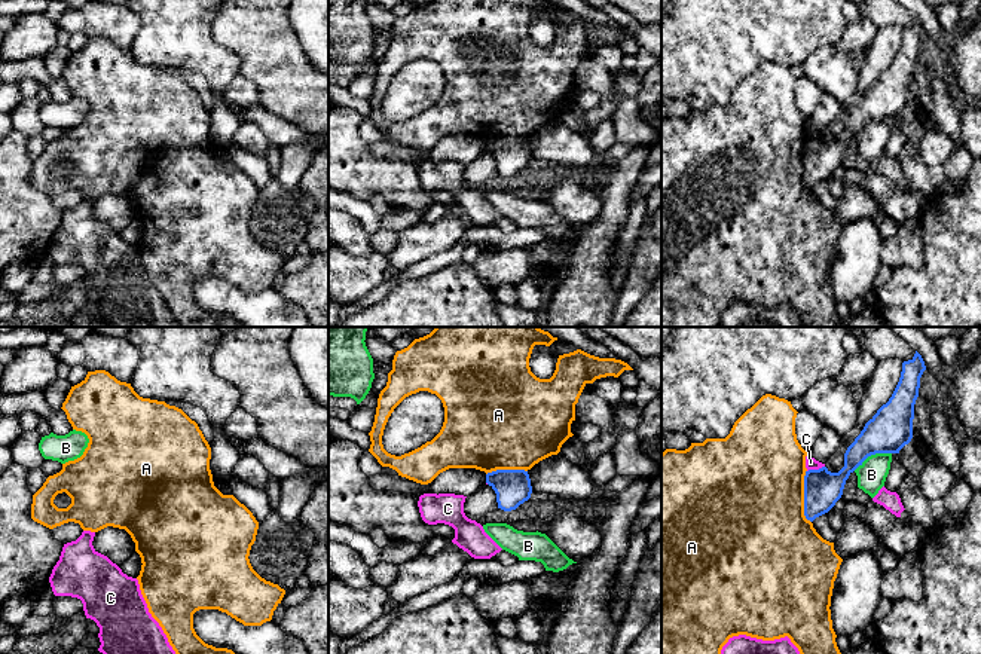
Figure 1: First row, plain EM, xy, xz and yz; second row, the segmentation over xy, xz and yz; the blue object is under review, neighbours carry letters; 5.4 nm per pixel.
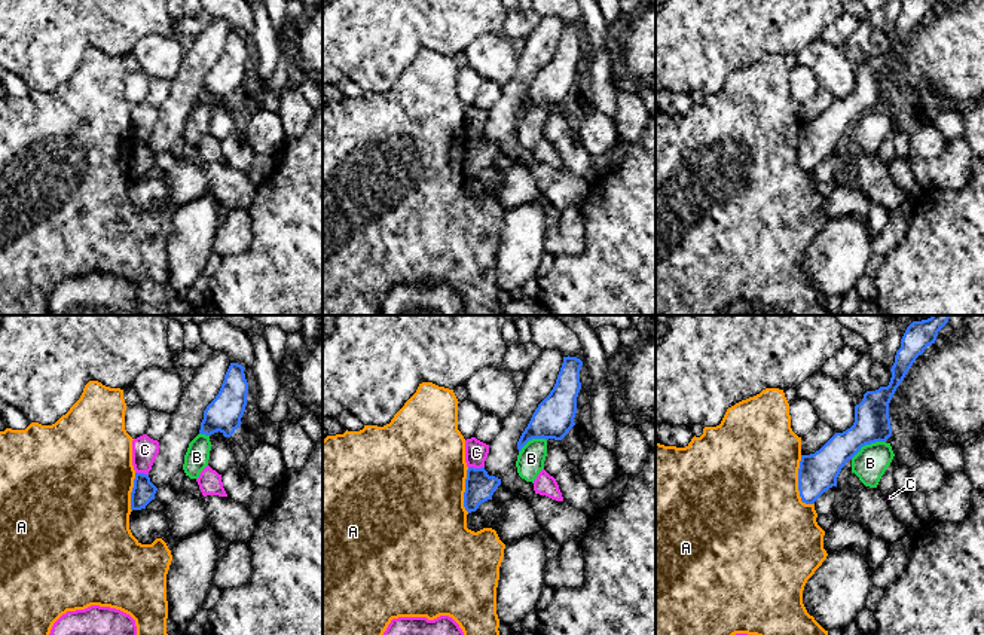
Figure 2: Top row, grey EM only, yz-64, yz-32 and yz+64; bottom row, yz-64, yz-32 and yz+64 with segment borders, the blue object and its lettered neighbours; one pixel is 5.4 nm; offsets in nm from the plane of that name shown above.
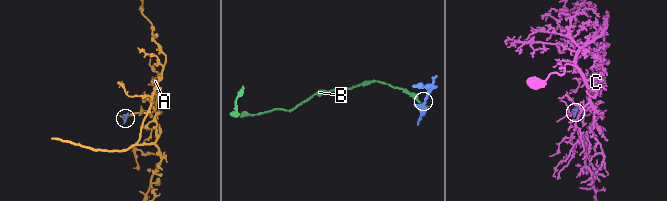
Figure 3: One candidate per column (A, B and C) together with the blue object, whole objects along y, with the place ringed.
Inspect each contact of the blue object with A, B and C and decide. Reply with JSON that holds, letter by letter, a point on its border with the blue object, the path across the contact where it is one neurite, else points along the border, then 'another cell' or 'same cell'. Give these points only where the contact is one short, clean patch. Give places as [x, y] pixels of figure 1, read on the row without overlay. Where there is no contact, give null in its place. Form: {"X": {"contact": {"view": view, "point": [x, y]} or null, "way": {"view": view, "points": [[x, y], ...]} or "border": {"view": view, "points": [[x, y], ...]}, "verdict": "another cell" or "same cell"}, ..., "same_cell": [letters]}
{"A": {"contact": {"view": "yz", "point": [804, 164]}, "border": {"view": "yz", "points": [[806, 137], [804, 183], [810, 189]]}, "verdict": "another cell"}, "B": {"contact": {"view": "yz", "point": [871, 121]}, "border": {"view": "yz", "points": [[891, 119], [871, 121], [853, 137]]}, "verdict": "another cell"}, "C": {"contact": {"view": "yz", "point": [815, 137]}, "border": {"view": "yz", "points": [[824, 133], [807, 138]]}, "verdict": "another cell"}, "same_cell": []}

